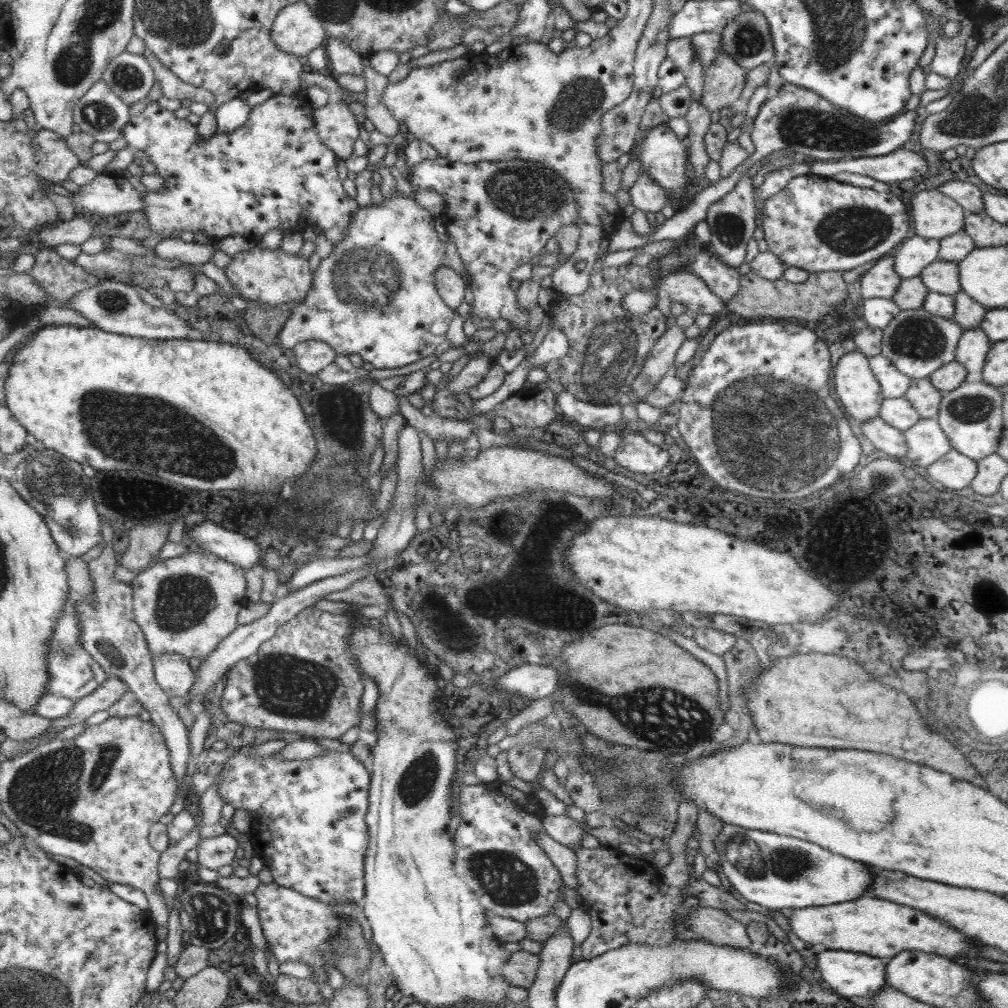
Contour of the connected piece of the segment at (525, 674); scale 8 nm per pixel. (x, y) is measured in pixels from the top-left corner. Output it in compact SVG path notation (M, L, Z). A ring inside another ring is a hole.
M524 664L497 678L499 687L516 696L530 698L531 703L538 698L550 697L559 691L557 670L550 666Z

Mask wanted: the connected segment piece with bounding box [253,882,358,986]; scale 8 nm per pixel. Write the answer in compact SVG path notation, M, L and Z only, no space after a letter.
M274 882L261 883L253 894L257 898L256 909L270 953L276 957L281 966L289 961L308 964L313 972L311 981L319 986L323 984L329 977L325 964L335 964L334 952L330 950L328 942L331 942L337 930L345 928L345 924L351 922L349 914L356 910L358 904L325 903L295 892L292 888L279 886Z

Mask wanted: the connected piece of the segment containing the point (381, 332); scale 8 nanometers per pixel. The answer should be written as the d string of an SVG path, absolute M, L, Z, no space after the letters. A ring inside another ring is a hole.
M399 191L394 192L391 198L383 197L381 203L374 203L360 207L351 216L351 221L347 231L344 233L344 240L337 242L327 258L321 260L318 269L313 273L312 284L308 294L303 298L298 306L291 311L289 319L284 323L282 331L279 333L278 346L282 349L292 349L302 346L316 345L318 342L328 344L338 356L358 354L362 359L374 367L374 369L396 369L417 362L420 359L432 356L437 346L444 343L446 333L449 330L451 320L455 315L452 310L439 295L435 287L435 274L441 266L447 264L444 242L438 237L434 229L434 217L422 208L413 198L404 195Z

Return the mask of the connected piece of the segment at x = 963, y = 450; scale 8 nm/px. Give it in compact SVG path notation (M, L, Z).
M966 380L956 390L943 394L936 419L940 428L947 434L952 448L972 460L979 461L998 450L999 438L1005 428L1003 402L1004 395L998 387L986 384L983 380Z

